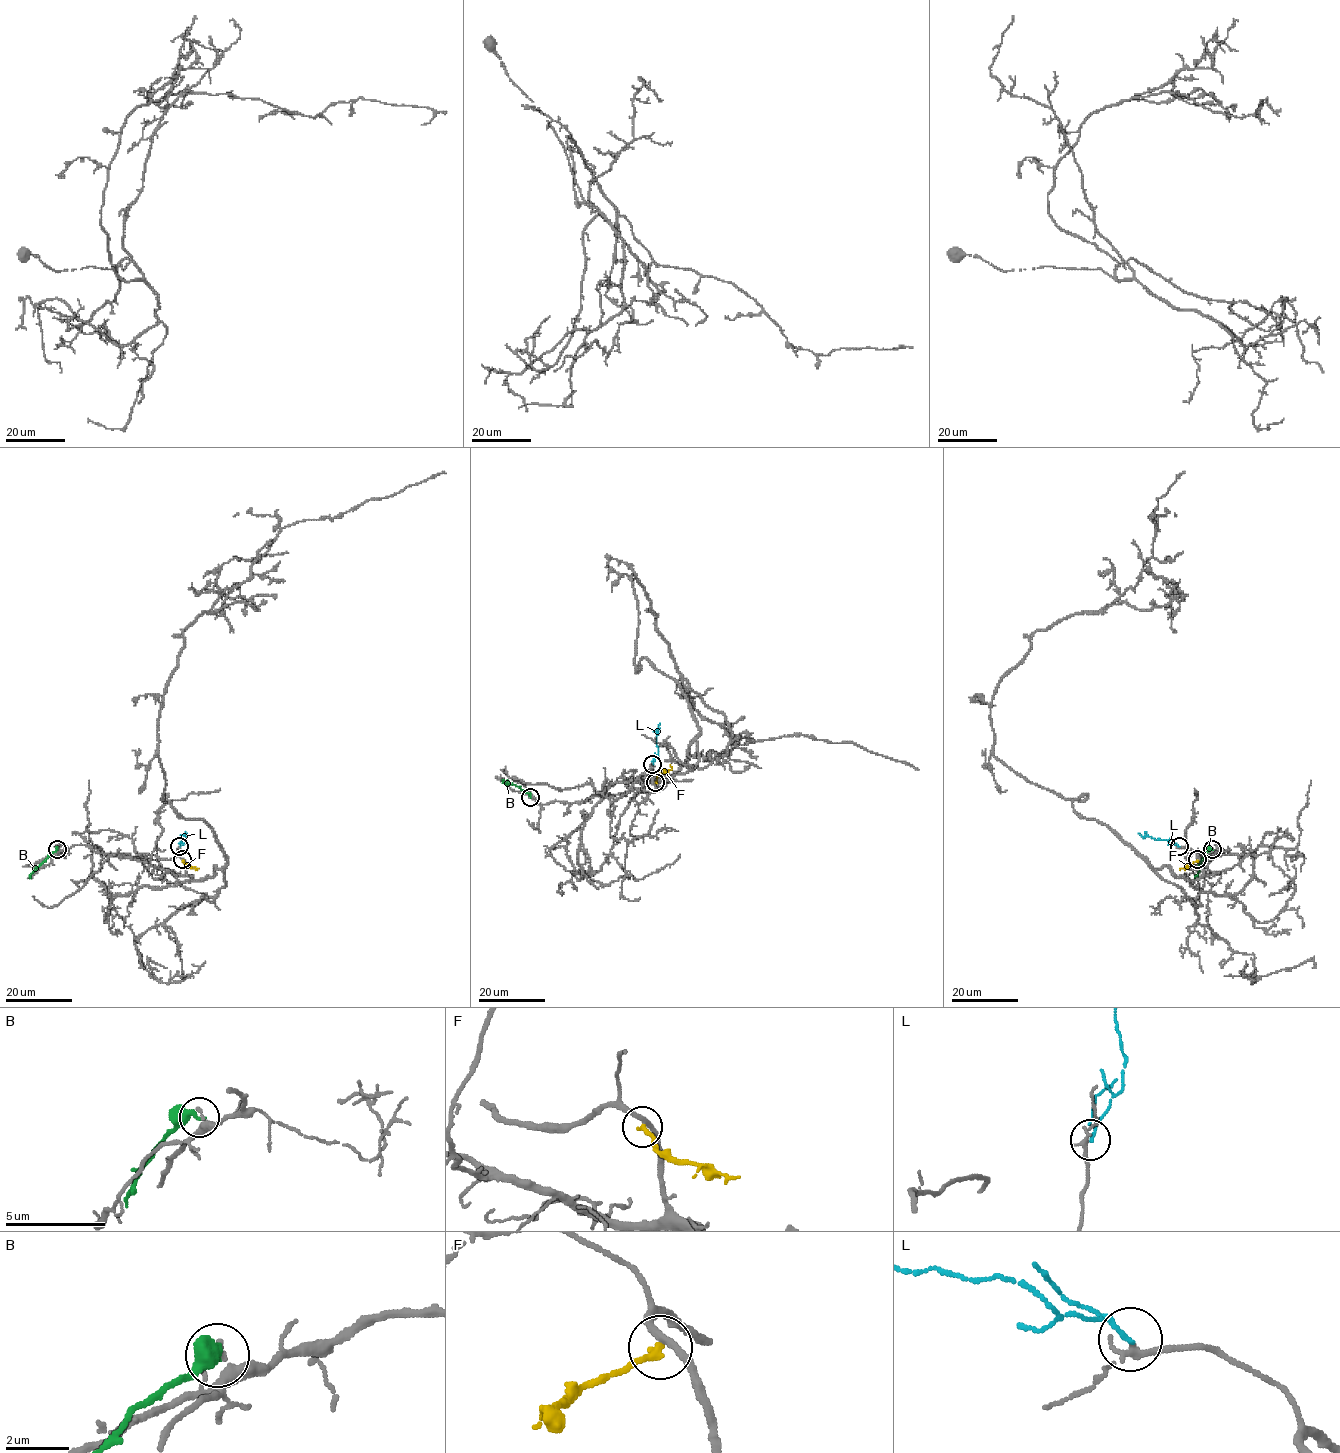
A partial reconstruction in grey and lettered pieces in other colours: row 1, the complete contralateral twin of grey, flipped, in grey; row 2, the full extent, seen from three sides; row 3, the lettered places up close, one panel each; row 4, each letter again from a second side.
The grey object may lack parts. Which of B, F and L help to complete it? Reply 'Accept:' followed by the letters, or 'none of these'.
Accept: L

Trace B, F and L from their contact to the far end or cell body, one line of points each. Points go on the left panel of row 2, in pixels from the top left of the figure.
B: (58, 849), (39, 866), (30, 878)
F: (182, 859), (196, 869)
L: (180, 846), (185, 840), (183, 838), (186, 833)

